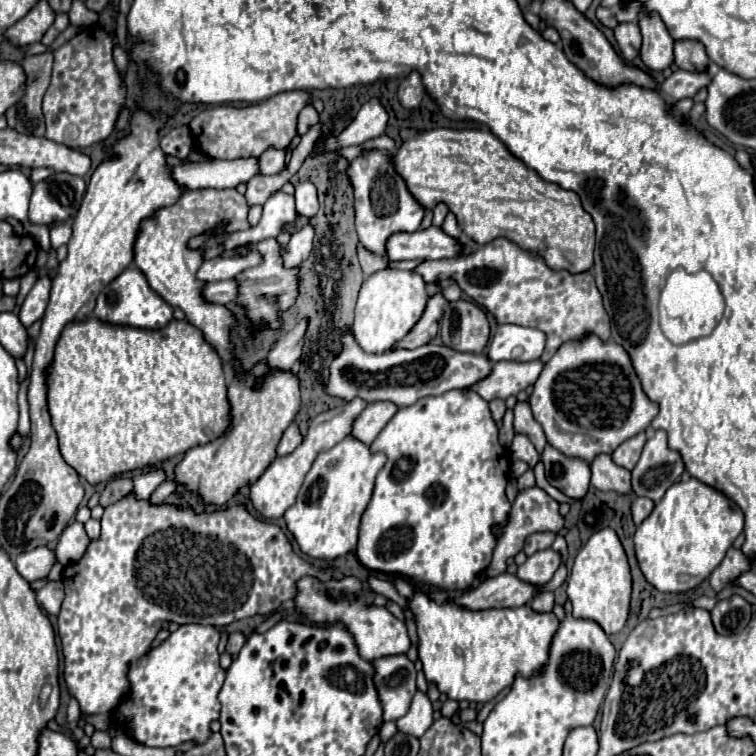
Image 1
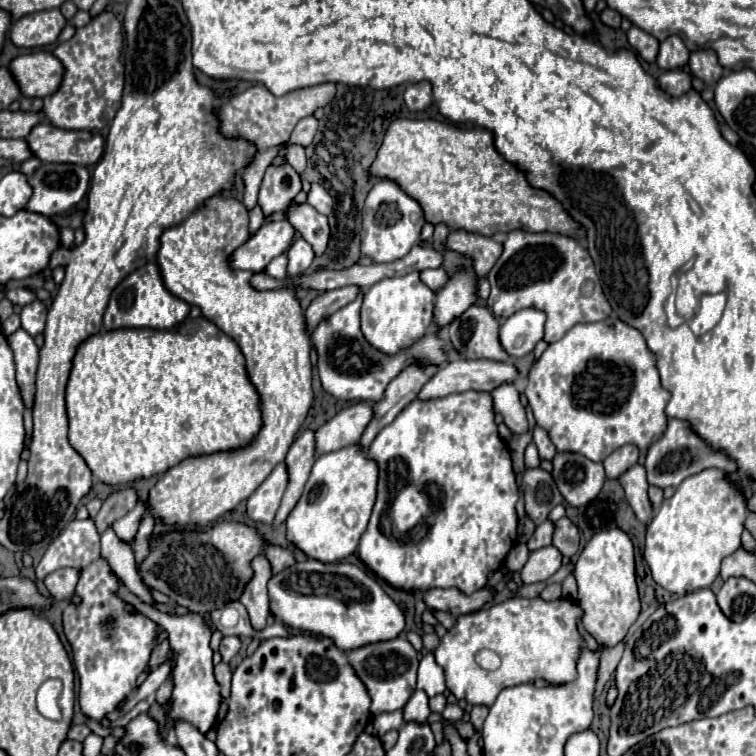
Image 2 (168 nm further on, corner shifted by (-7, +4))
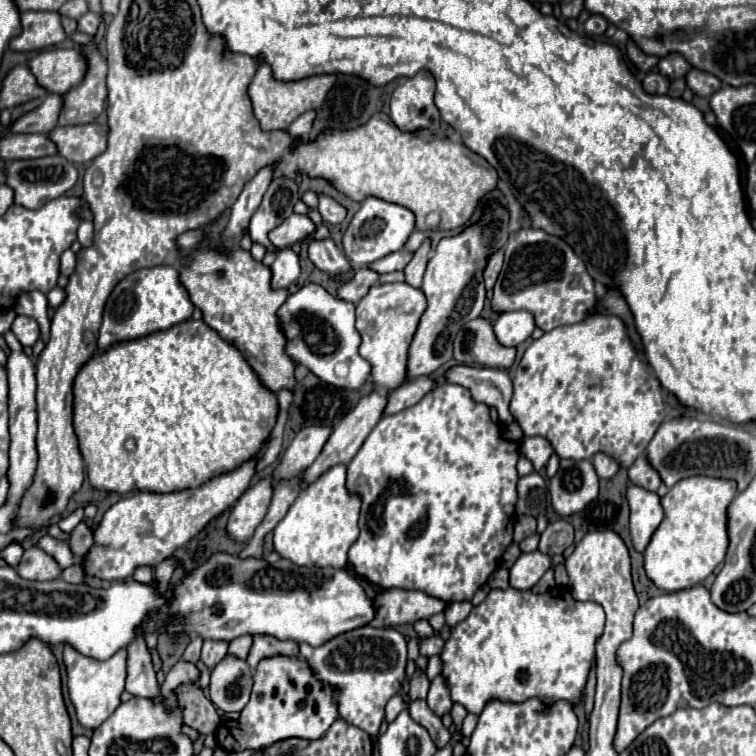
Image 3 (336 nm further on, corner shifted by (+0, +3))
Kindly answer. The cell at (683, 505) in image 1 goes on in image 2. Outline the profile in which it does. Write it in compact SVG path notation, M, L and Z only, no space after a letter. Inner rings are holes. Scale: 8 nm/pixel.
M718 468L702 470L694 476L688 476L674 492L672 498L664 500L660 510L654 514L652 522L646 530L646 546L644 546L644 560L650 566L652 578L656 584L660 584L664 590L684 596L688 592L708 588L714 578L720 574L720 562L722 558L730 556L740 546L740 534L744 530L744 522L748 516L746 504L742 494L738 494L736 486L726 482L726 472Z

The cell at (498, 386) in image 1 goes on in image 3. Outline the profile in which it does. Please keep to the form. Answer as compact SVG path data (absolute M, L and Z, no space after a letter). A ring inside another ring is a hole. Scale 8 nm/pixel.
M417 377L417 379L411 379L409 383L405 383L405 385L393 389L393 391L389 391L383 415L393 415L393 413L399 413L399 411L415 405L433 387L435 387L435 383L429 377Z

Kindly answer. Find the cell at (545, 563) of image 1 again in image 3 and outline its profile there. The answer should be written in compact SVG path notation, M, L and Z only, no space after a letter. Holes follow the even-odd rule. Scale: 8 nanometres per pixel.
M541 551L523 553L515 561L515 565L509 569L509 585L513 589L527 591L543 577L543 573L549 567L551 567L551 559L547 555L543 555Z

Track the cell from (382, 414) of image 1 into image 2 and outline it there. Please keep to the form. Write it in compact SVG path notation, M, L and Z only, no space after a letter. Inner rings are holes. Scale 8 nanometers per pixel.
M358 402L344 408L322 428L316 430L316 456L356 444L370 422L372 422L372 404Z

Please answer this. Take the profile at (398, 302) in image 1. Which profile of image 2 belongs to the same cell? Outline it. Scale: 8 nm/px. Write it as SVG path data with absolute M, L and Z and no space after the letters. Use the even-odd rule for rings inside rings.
M418 272L400 278L384 278L364 294L362 302L364 338L376 350L384 354L396 354L426 334L428 326L432 324L432 304L434 292L420 280Z

